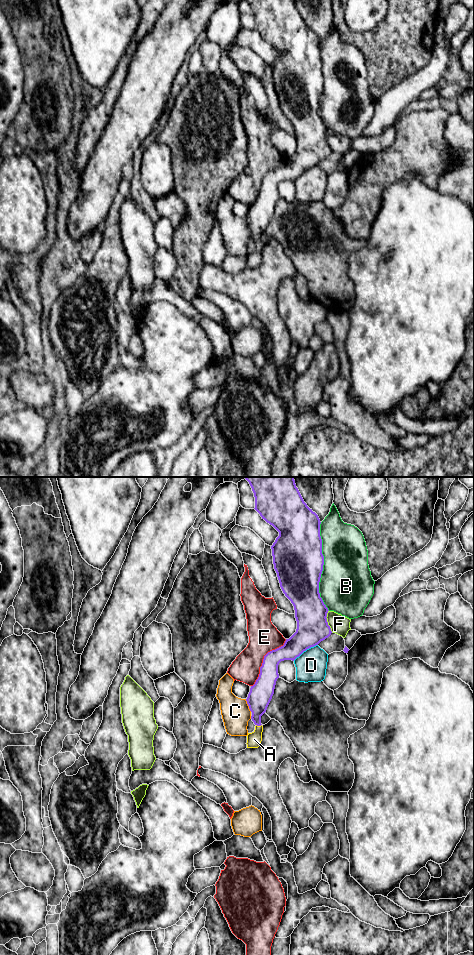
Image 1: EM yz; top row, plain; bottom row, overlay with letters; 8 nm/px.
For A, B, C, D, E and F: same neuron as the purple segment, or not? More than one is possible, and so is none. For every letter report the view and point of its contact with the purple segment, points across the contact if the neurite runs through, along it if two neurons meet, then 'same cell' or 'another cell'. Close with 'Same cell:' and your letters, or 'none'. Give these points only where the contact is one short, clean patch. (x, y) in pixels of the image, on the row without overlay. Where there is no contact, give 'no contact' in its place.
A: meets purple in yz at (259, 245); runs through yz (260, 215), (257, 230), (259, 245), (254, 259); same cell
B: meets purple in yz at (322, 86); another cell
C: meets purple in yz at (248, 225); border along yz (245, 219), (251, 231); another cell
D: meets purple in yz at (305, 170); another cell
E: meets purple in yz at (263, 179); another cell
F: meets purple in yz at (326, 141); another cell
Same cell: A

